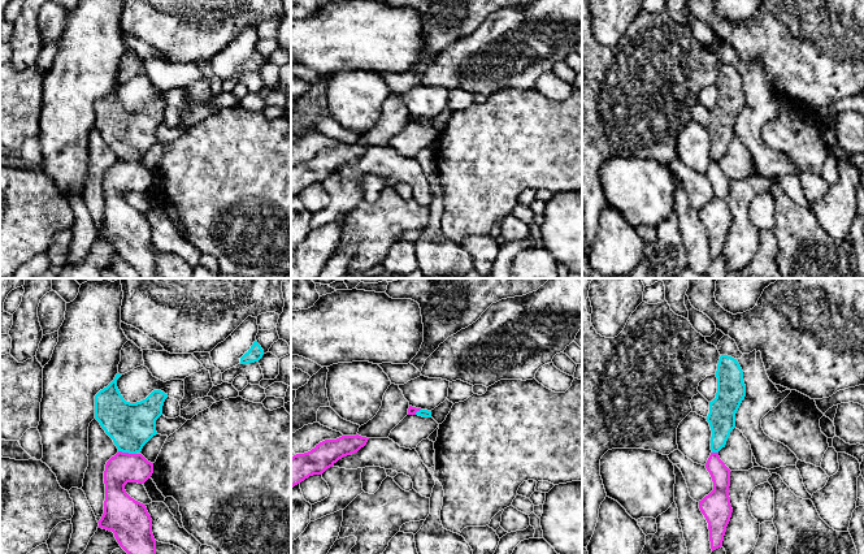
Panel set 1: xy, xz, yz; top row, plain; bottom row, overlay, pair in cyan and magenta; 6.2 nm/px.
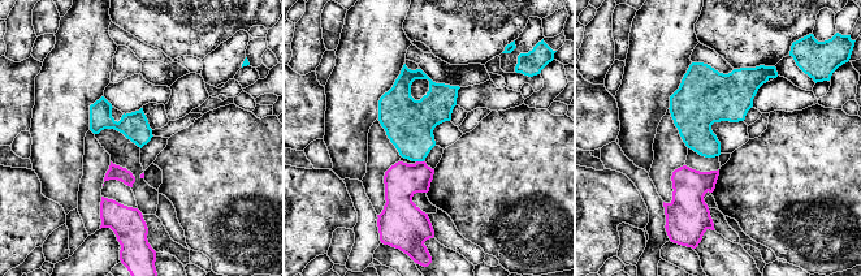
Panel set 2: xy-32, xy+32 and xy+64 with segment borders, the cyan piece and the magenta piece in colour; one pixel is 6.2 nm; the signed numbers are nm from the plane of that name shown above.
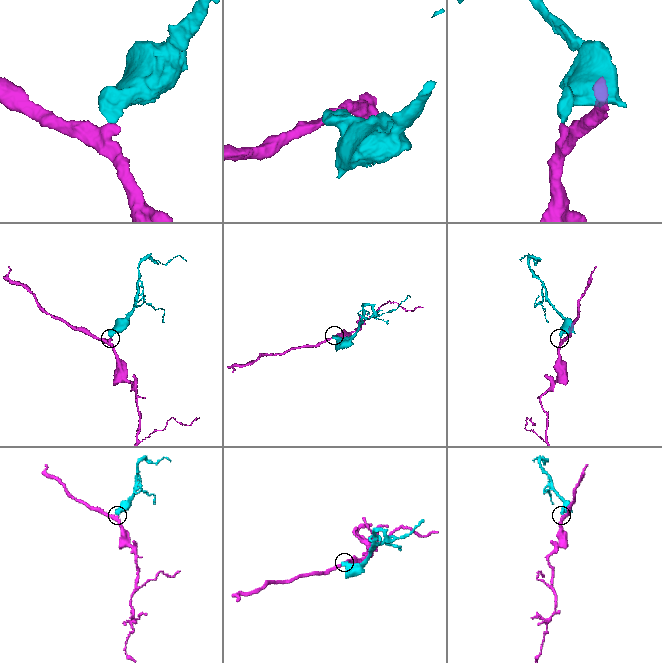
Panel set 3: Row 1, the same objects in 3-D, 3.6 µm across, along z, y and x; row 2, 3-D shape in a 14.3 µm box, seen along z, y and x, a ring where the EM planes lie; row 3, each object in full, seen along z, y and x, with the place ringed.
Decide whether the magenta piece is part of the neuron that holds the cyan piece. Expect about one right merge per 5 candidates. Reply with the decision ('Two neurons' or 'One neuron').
Two neurons

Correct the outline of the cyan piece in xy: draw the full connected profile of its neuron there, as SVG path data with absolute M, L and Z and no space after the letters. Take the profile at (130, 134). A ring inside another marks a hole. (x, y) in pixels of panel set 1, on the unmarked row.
M117 82L114 88L95 104L95 127L113 148L118 160L136 163L140 161L143 155L157 143L156 129L162 124L162 114L168 103L161 99L153 99L140 111L126 111L117 96L117 88L121 85L122 83Z

